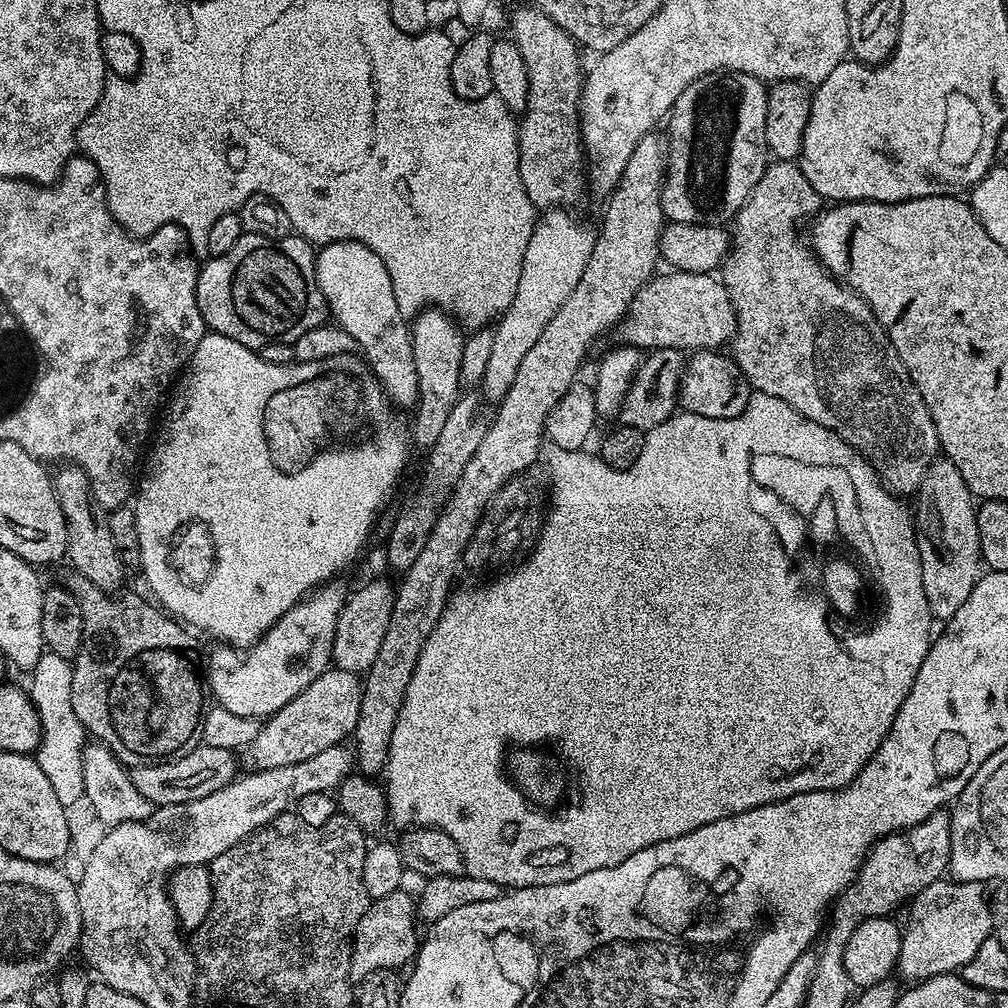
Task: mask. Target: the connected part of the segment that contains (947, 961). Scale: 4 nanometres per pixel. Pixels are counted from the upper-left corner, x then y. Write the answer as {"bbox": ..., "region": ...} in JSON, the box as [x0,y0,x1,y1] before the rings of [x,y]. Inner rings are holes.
{"bbox":[899,878,993,982],"region":[[[941,878],[912,897],[911,916],[900,938],[899,975],[904,975],[908,982],[929,980],[932,976],[955,973],[963,964],[970,962],[970,958],[974,958],[978,946],[982,946],[982,942],[986,942],[993,935],[990,896],[989,893],[984,893],[984,888],[985,885],[980,882],[965,884]]]}

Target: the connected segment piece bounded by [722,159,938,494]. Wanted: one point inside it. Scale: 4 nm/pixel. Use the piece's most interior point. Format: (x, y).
(801, 335)

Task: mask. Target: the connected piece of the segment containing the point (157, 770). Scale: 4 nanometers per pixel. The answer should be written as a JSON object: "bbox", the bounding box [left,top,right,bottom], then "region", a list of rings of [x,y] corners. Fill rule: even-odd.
{"bbox":[130,746,237,806],"region":[[[197,746],[179,756],[177,760],[165,760],[158,764],[133,768],[130,775],[134,786],[138,786],[138,794],[142,794],[142,798],[146,798],[154,806],[189,804],[222,790],[237,779],[236,760],[232,756],[235,755],[230,748]]]}

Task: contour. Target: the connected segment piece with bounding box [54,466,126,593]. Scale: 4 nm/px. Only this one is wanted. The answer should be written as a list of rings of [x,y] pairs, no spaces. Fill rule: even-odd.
[[[61,468],[64,469],[60,473],[55,473],[54,487],[62,506],[62,514],[68,523],[67,563],[86,578],[90,578],[90,582],[94,582],[94,586],[98,586],[103,592],[115,593],[124,580],[126,566],[118,554],[118,546],[114,546],[114,534],[110,534],[108,517],[97,507],[96,497],[92,495],[88,476],[83,468]]]

